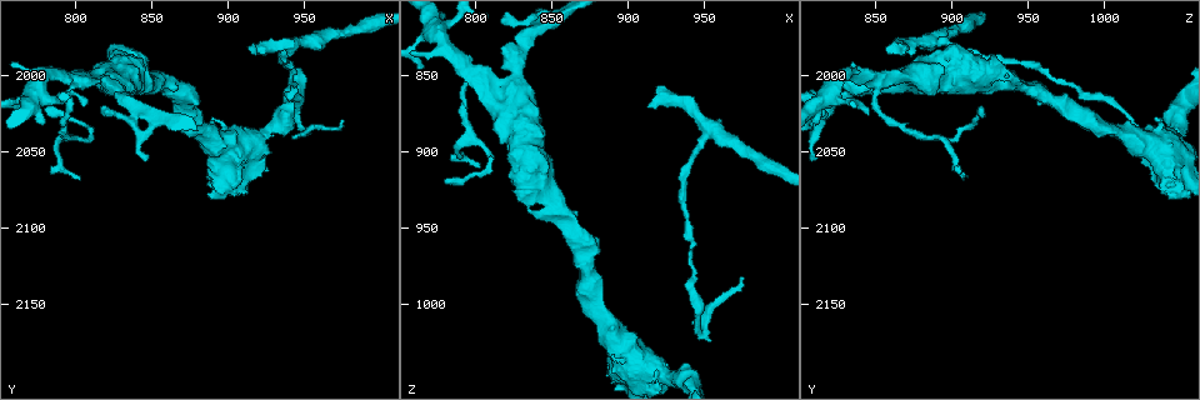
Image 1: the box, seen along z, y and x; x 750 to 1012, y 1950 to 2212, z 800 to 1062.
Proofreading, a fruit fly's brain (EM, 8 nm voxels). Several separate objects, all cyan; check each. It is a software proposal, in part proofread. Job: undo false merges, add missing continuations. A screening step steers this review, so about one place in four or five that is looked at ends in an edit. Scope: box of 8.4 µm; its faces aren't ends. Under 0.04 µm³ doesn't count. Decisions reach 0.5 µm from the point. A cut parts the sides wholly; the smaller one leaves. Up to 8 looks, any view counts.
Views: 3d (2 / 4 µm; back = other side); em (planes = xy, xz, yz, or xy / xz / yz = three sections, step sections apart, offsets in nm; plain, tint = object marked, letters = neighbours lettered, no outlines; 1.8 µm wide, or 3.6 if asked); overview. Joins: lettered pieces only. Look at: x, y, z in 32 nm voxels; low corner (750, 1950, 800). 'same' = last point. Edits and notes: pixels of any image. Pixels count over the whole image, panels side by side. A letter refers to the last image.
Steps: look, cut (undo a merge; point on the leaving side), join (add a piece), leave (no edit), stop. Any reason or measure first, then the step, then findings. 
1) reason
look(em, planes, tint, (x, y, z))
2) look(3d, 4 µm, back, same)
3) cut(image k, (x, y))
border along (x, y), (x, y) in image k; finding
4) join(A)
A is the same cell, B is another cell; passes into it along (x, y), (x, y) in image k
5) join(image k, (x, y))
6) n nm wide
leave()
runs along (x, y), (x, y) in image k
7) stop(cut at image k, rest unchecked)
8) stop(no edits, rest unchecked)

four or more arms meet
look(em, planes, letters, (776, 2010, 820))

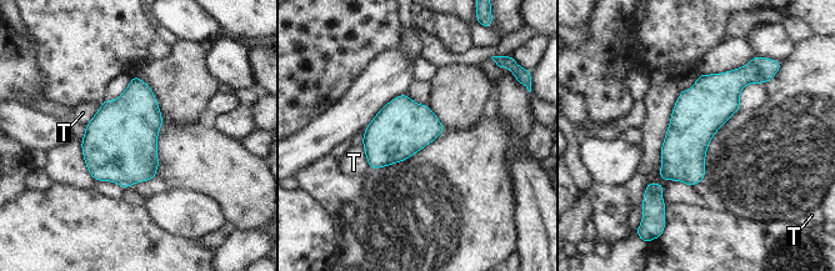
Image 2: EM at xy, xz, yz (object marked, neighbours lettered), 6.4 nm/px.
T touches over 170 nm
leave()
T is another cell; border along (361, 144), (370, 167) in image 2; continuous, no second neuron

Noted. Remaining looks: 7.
thin end
look(em, planes, letters, (778, 2020, 918))

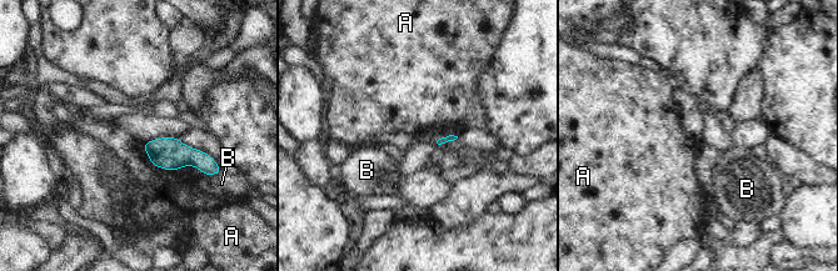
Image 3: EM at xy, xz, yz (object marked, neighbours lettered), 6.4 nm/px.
leave()
A and B are other cells; border along (151, 164), (174, 172) in image 3; none of them fits

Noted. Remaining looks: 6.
look(em, planes, letters, (912, 1980, 870))

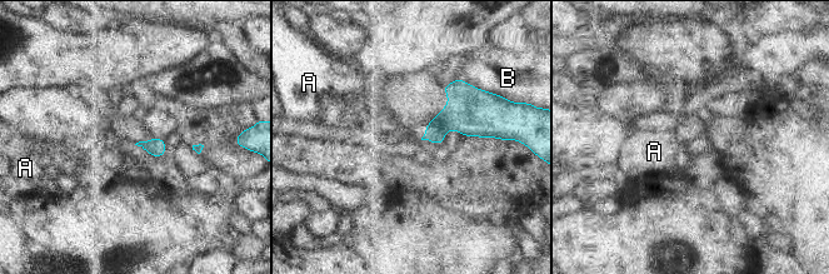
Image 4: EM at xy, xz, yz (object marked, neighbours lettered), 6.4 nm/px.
join(A)
A is the same cell, B is another cell; passes into it along (472, 111), (444, 108), (415, 99) in image 4; it goes on there

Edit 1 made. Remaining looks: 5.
stop(join at image 4, rest unchecked)

